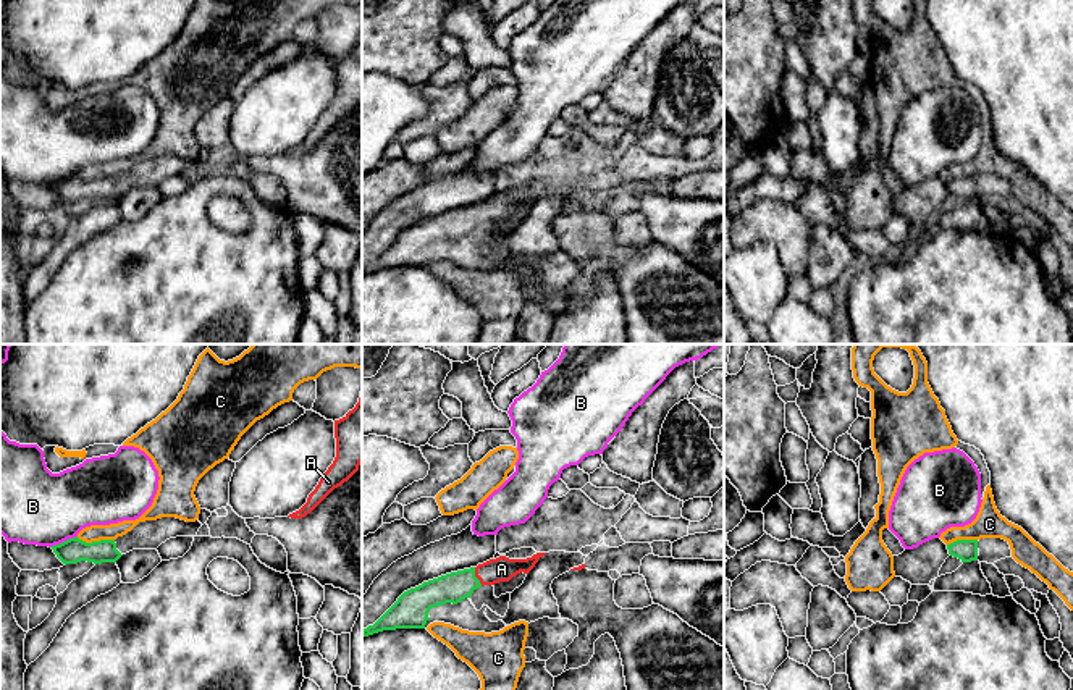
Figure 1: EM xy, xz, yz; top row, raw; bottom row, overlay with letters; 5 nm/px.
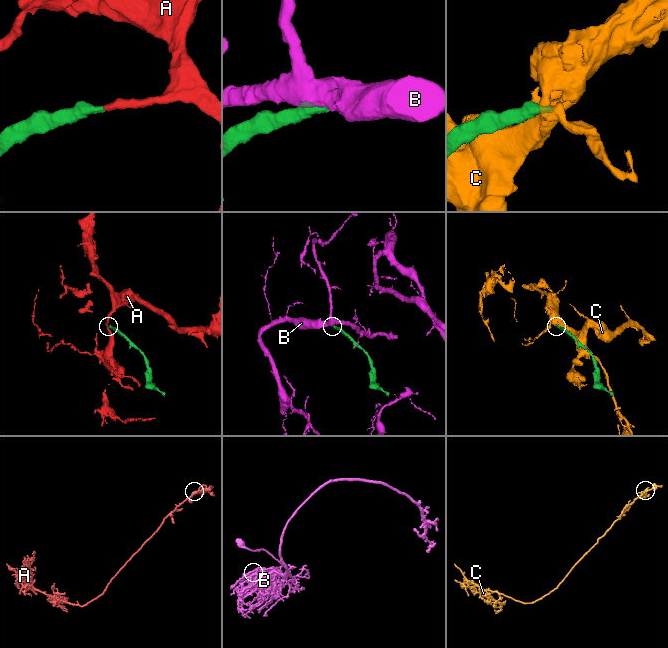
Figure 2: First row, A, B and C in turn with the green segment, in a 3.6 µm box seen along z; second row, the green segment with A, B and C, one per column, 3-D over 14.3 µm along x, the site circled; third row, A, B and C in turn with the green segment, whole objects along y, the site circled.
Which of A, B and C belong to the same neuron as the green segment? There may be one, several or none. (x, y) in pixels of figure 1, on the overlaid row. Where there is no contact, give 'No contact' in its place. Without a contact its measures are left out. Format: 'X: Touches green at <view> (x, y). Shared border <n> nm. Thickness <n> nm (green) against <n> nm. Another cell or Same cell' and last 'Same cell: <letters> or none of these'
A: Touches green at xz (475, 577). Shared border 100 nm. Thickness 150 nm (green) against 130 nm. Same cell
B: Touches green at xy (63, 542). Shared border 160 nm. Thickness 120 nm (green) against 380 nm. Another cell
C: Touches green at xy (96, 542). Shared border 190 nm. Thickness 120 nm (green) against 80 nm. Another cell
Same cell: A

